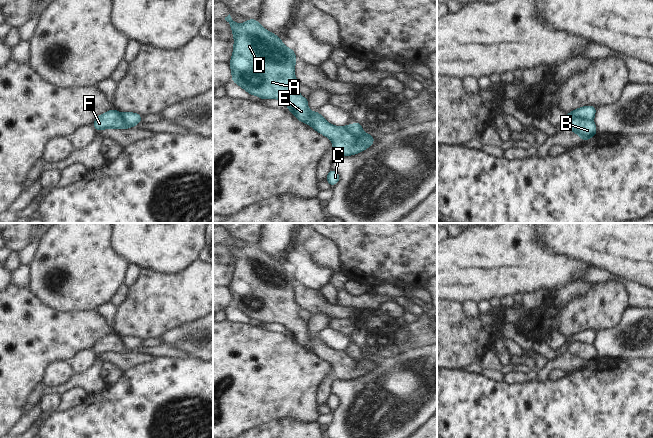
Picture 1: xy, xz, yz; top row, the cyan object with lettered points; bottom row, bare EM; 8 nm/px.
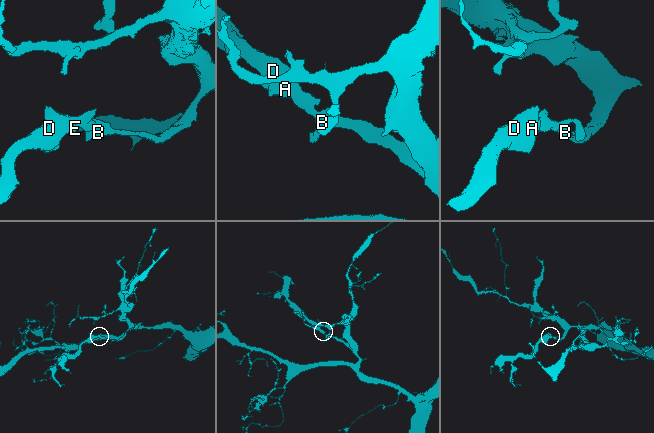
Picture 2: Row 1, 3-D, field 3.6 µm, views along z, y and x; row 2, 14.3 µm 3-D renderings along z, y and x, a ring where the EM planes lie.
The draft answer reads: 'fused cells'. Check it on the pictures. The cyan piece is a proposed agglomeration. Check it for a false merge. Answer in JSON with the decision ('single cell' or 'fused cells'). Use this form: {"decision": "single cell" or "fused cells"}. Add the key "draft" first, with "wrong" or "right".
{"draft": "right", "decision": "fused cells"}

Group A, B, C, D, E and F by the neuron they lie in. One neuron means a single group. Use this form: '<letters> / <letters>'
A B D E F / C

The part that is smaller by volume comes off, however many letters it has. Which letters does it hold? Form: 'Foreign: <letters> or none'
Foreign: C.

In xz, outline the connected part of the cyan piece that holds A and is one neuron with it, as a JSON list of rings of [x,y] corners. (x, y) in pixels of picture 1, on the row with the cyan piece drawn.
[[[230,14],[225,17],[234,35],[233,54],[230,60],[232,82],[238,84],[250,95],[257,95],[261,100],[267,98],[279,99],[286,103],[288,110],[301,122],[310,125],[320,134],[328,137],[333,144],[335,155],[350,156],[369,148],[375,139],[367,134],[361,144],[355,143],[355,138],[344,127],[337,127],[327,122],[319,113],[308,110],[308,98],[300,95],[299,83],[296,80],[294,67],[297,62],[294,50],[286,47],[282,39],[267,31],[256,19],[248,19],[243,24],[235,23]]]

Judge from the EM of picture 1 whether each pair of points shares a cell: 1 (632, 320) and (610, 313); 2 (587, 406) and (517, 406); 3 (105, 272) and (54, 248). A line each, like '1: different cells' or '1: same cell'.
1: different cells
2: same cell
3: same cell

